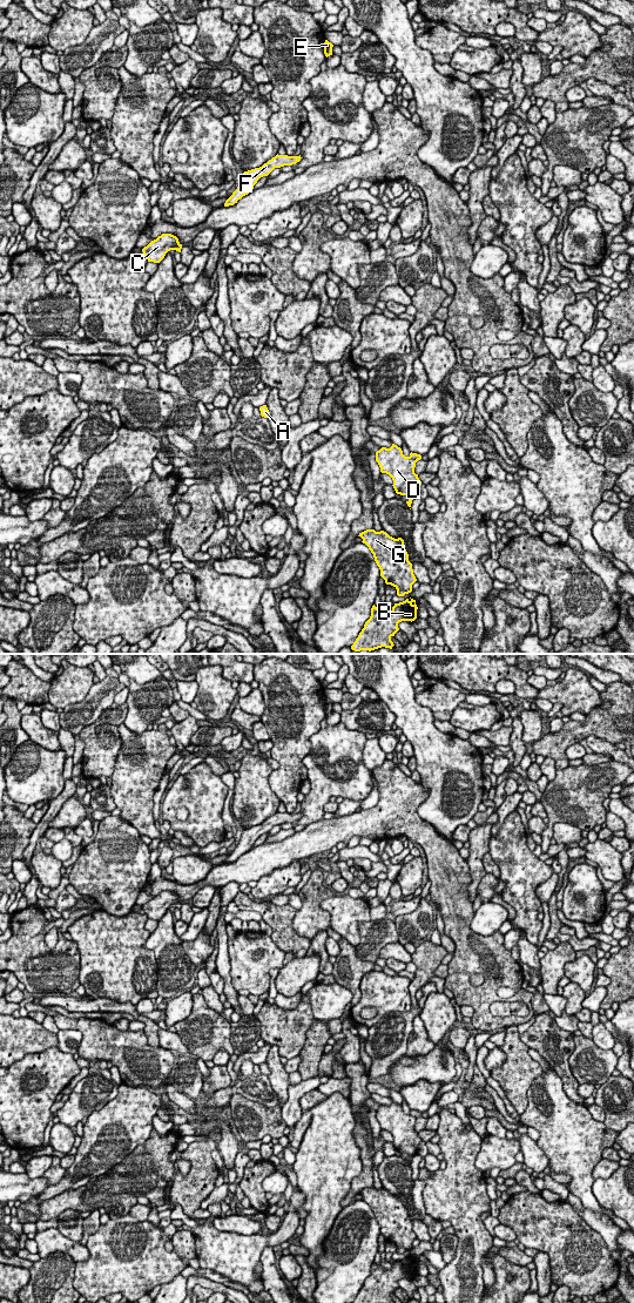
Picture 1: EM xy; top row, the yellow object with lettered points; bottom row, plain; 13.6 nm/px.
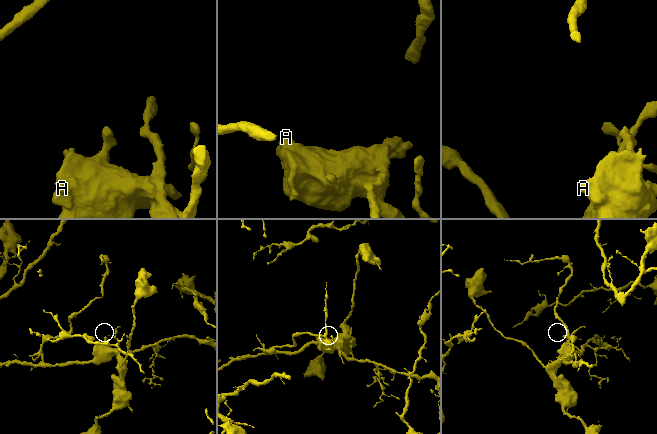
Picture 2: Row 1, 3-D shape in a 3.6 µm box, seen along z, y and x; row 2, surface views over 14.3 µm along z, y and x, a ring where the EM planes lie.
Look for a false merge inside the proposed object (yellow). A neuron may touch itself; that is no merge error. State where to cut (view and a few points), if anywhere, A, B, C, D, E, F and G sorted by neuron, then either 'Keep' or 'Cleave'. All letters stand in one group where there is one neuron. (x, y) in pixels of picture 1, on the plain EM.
No split. Groups: A B C D E F G. Keep

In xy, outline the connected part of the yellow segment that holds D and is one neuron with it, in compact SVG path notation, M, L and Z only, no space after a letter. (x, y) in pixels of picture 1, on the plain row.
M397 1102L390 1106L382 1105L376 1109L376 1119L382 1130L389 1132L393 1137L393 1146L397 1152L406 1153L407 1163L411 1164L412 1157L417 1154L421 1139L414 1130L416 1120L421 1116L420 1112L410 1110L409 1114Z

